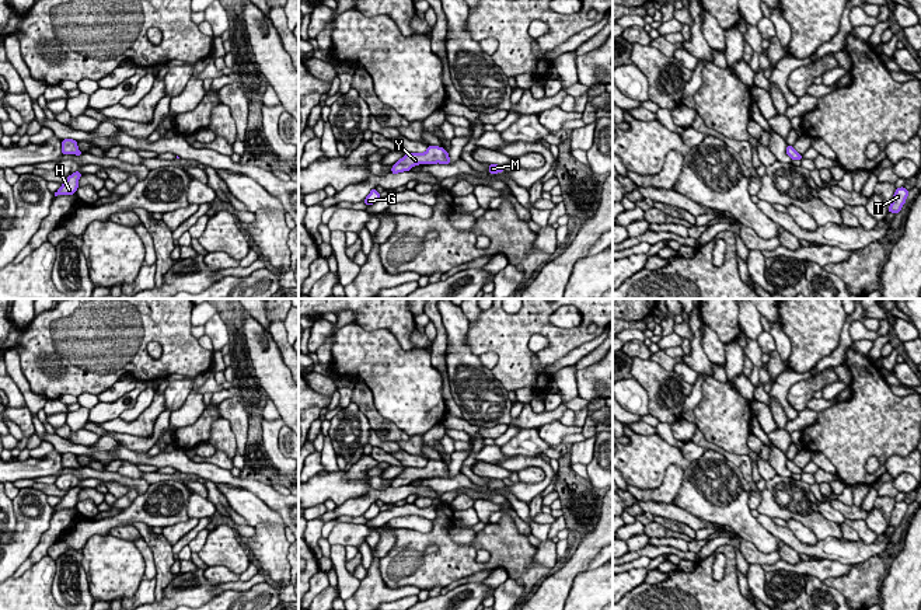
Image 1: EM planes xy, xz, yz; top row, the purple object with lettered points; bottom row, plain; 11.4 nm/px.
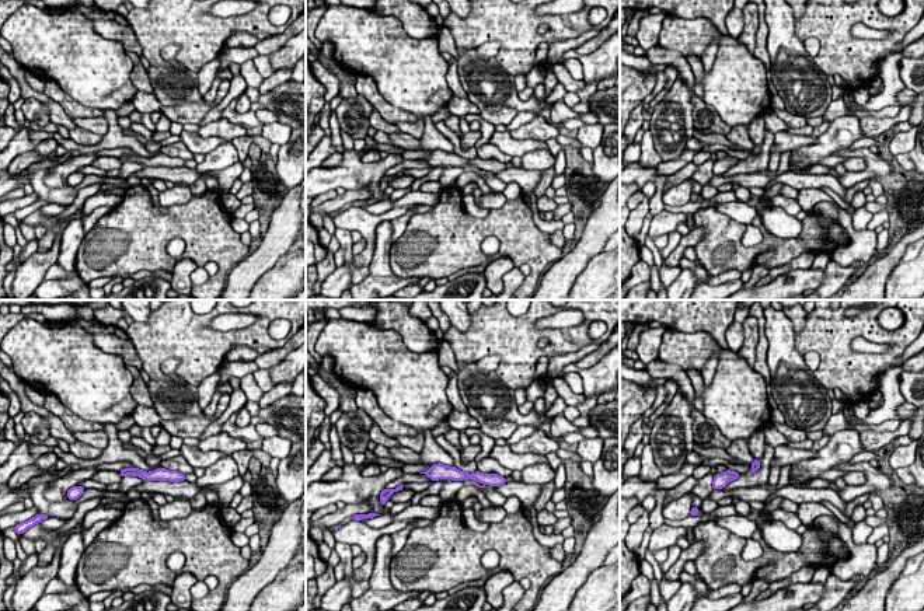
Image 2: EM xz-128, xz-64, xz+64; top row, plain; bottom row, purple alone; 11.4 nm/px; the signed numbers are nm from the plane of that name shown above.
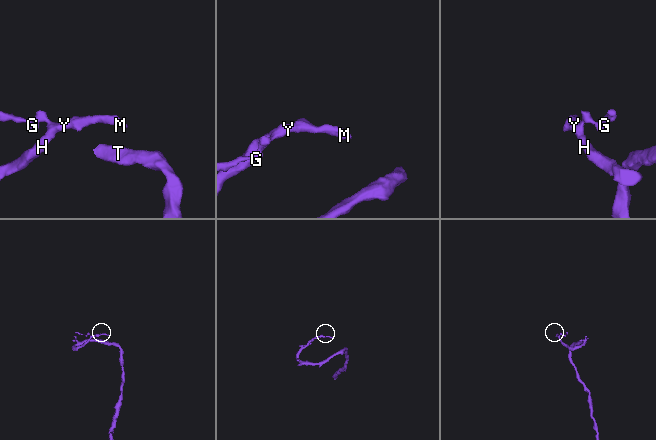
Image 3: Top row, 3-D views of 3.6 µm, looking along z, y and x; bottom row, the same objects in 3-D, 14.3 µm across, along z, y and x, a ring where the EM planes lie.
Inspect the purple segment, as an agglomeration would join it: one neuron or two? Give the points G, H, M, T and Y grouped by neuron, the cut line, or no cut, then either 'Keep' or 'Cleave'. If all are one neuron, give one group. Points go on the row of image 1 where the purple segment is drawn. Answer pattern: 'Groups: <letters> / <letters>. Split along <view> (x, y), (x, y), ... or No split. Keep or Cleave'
Groups: G H M T Y. No split. Keep

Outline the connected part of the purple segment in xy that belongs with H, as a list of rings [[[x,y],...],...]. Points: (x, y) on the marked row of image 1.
[[[79,171],[69,175],[67,179],[59,188],[59,191],[53,194],[53,196],[56,198],[57,195],[73,195],[73,194],[76,194],[76,191],[79,188],[79,178],[81,175],[83,174]]]

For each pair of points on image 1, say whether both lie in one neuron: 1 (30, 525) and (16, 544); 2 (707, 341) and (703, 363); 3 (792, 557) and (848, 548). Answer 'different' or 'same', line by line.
1: same
2: different
3: different

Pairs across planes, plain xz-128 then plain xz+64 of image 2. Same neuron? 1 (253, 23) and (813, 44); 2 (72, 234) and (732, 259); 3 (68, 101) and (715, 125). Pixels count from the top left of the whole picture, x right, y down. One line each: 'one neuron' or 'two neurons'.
1: two neurons
2: two neurons
3: one neuron

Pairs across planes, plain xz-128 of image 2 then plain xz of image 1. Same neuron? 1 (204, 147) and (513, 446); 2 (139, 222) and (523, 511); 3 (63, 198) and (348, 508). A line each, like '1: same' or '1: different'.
1: different
2: different
3: different

